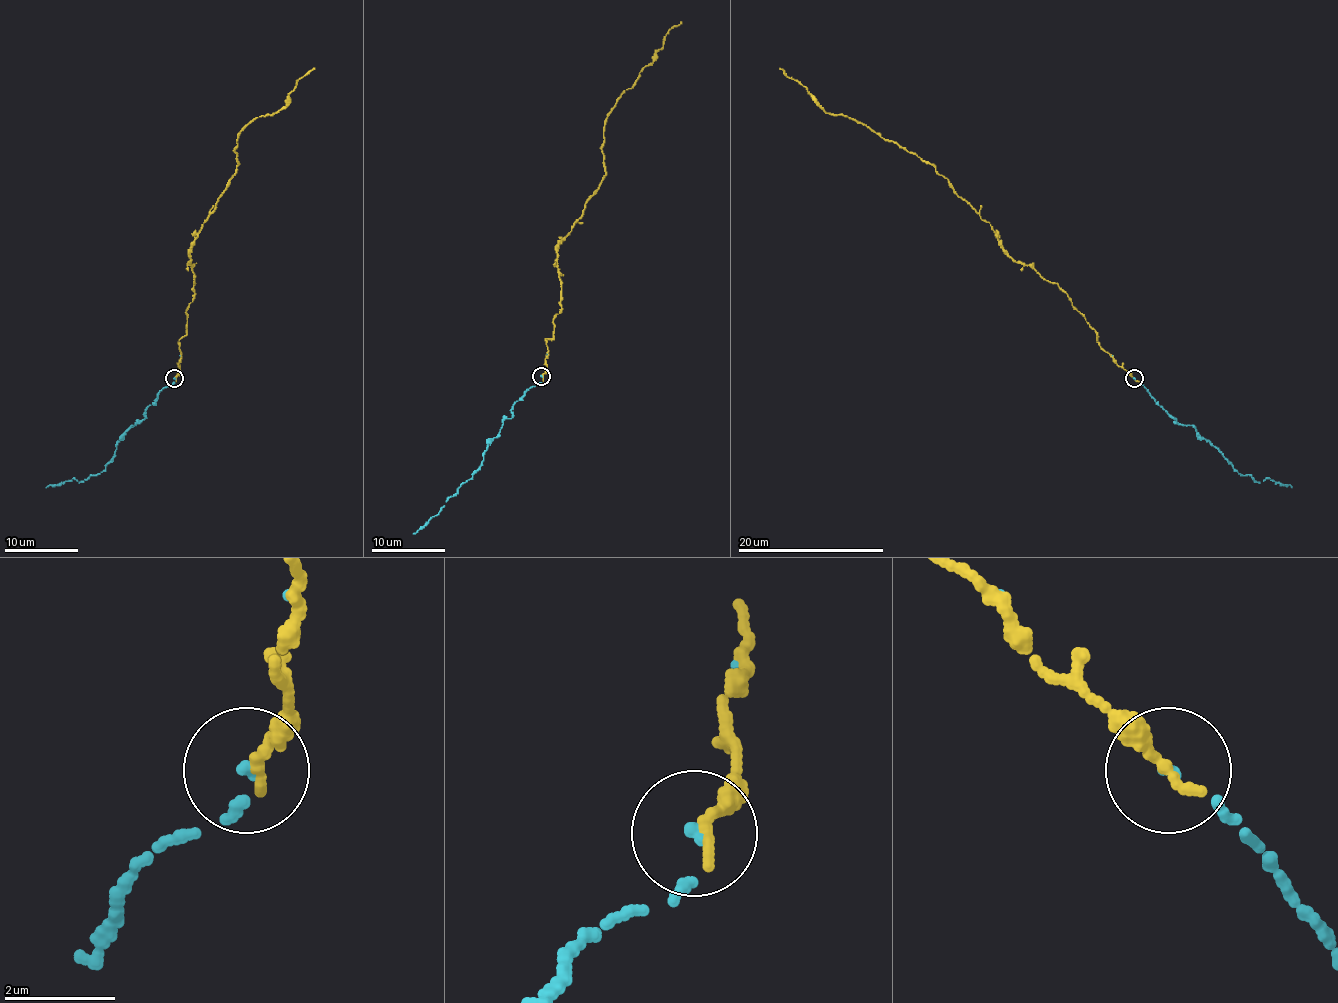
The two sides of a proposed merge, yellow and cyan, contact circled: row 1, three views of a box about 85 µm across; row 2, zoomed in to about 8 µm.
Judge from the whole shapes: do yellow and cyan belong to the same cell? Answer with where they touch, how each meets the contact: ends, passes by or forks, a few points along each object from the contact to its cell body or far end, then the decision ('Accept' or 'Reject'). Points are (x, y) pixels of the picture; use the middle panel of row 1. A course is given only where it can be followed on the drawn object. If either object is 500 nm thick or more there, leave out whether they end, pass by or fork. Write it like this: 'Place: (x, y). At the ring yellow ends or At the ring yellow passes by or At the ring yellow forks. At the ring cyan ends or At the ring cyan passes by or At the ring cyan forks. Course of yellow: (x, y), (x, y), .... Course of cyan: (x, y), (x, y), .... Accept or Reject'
Place: (541, 376). At the ring yellow ends. At the ring cyan ends. Course of yellow: (542, 376), (545, 341), (552, 339), (552, 319), (562, 308), (556, 247), (606, 174), (604, 121), (681, 22). Course of cyan: (542, 376), (542, 383), (514, 403), (512, 416), (488, 443), (481, 465), (413, 533). Accept

